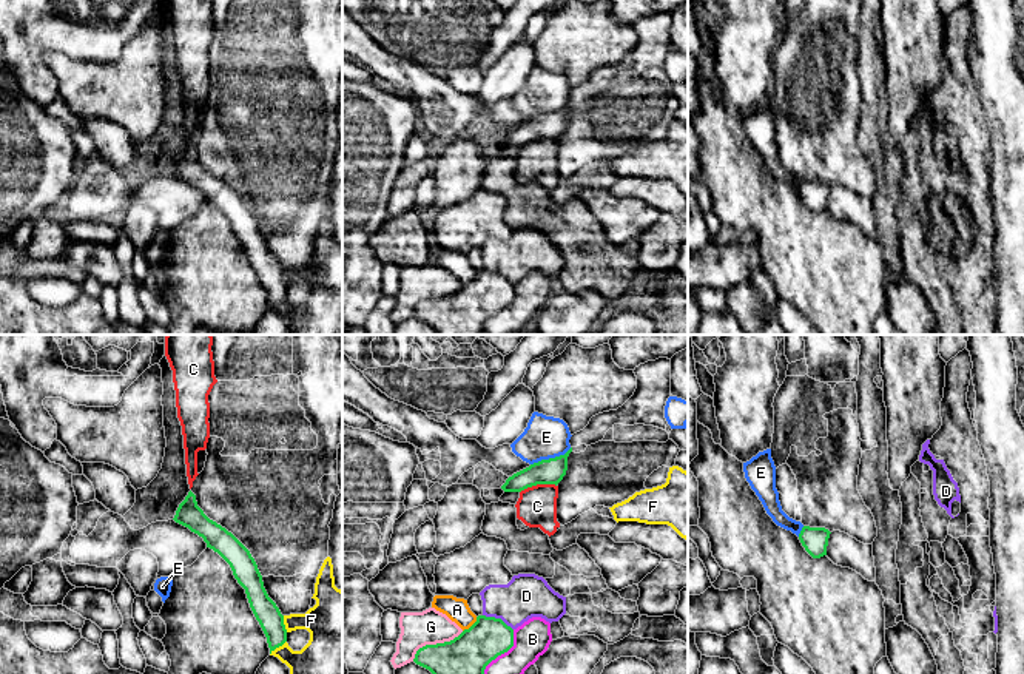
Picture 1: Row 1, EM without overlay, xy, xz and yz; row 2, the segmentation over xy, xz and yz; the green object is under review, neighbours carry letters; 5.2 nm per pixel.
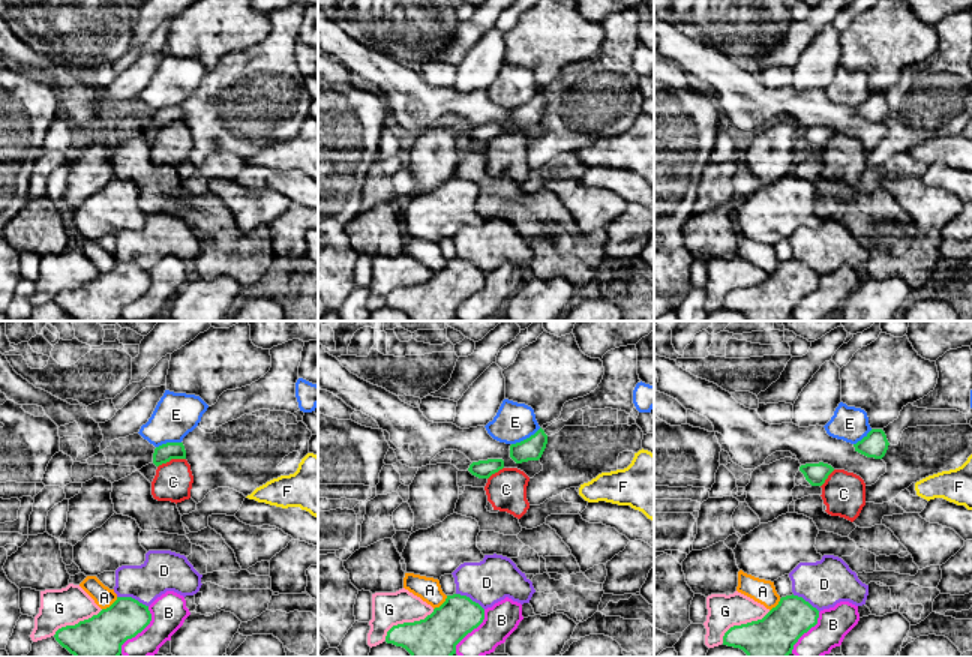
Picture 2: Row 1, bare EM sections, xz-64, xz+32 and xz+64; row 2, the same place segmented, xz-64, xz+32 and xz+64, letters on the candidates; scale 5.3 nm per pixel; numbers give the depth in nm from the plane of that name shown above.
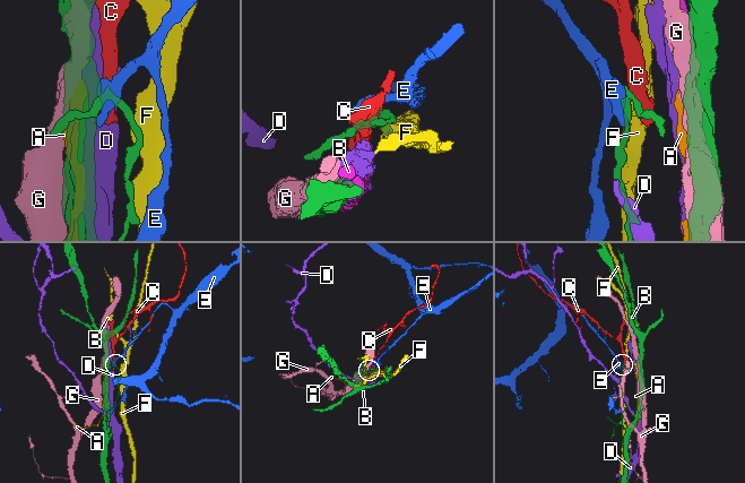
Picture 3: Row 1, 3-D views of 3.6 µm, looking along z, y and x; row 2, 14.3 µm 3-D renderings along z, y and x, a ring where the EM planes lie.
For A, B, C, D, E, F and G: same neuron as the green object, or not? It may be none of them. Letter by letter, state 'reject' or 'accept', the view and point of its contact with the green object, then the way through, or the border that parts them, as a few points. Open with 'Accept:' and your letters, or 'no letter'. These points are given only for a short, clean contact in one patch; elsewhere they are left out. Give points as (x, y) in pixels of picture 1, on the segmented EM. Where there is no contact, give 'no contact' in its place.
Accept: no letter
A: reject; contact xz (472, 625)
B: reject; contact xz (503, 653)
C: reject; contact xz (537, 483)
D: reject; contact xz (498, 619)
E: reject; contact xz (551, 458)
F: reject; contact xy (278, 647)
G: reject; contact xz (437, 643)

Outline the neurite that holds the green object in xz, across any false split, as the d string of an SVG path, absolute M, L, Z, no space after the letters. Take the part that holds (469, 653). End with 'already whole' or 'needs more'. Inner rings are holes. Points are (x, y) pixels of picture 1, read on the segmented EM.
M478 615L477 622L450 642L426 645L413 662L432 674L484 674L486 666L514 646L514 629L501 618Z; already whole

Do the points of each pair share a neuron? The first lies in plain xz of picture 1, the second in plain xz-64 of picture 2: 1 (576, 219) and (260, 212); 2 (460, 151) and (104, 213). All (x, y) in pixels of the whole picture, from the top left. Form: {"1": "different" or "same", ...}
{"1": "different", "2": "different"}

